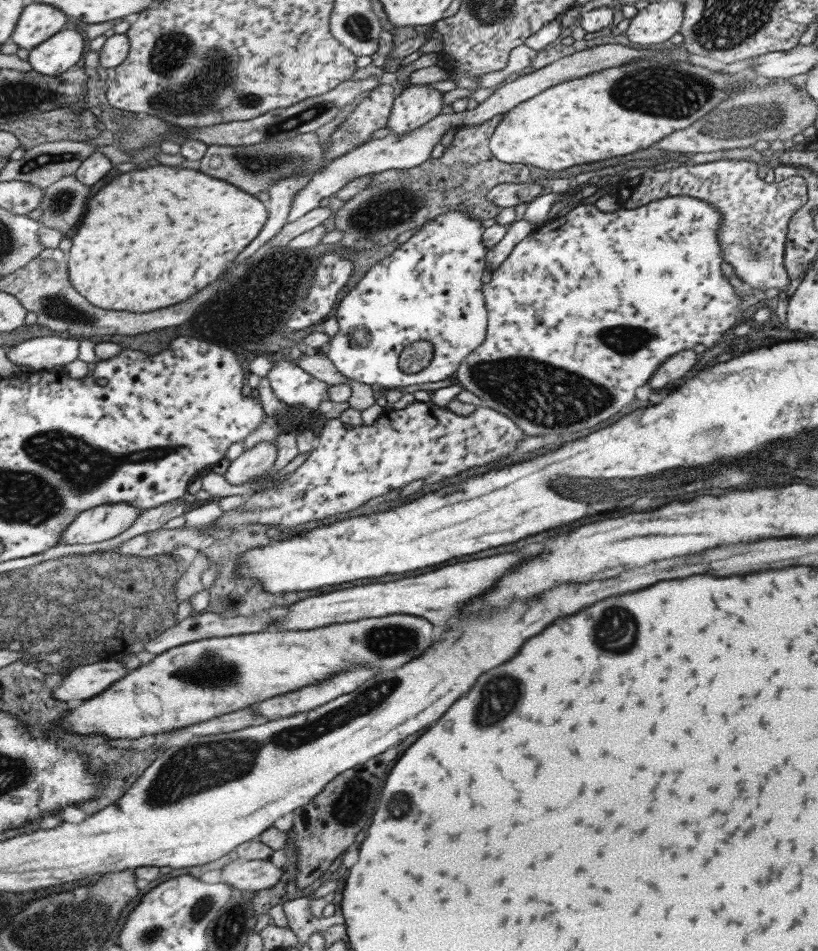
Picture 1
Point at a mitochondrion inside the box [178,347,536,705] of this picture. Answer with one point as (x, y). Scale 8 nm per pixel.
(385, 640)

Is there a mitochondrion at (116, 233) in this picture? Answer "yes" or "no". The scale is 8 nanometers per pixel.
no

